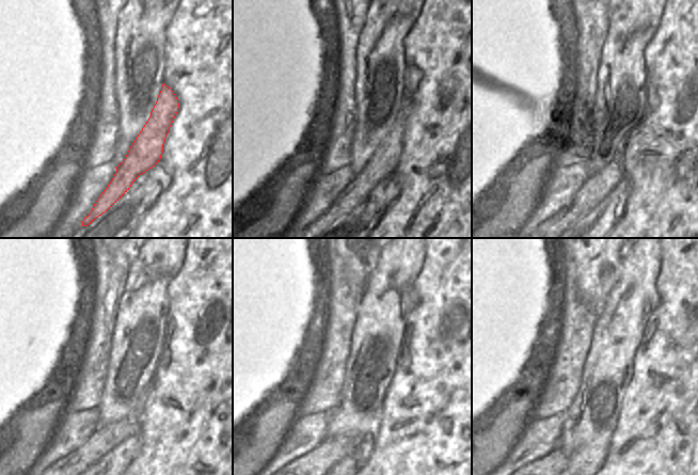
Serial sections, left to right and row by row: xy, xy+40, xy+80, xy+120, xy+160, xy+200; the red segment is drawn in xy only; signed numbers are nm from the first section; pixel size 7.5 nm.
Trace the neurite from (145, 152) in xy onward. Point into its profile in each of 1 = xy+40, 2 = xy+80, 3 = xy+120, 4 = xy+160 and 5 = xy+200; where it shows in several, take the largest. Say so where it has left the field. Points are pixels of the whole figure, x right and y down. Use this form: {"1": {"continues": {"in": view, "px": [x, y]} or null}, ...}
{"1": {"continues": {"in": "xy+40", "px": [383, 161]}}, "2": {"continues": {"in": "xy+80", "px": [596, 190]}}, "3": {"continues": {"in": "xy+120", "px": [108, 437]}}, "4": {"continues": {"in": "xy+160", "px": [326, 455]}}, "5": {"continues": {"in": "xy+200", "px": [556, 455]}}}

